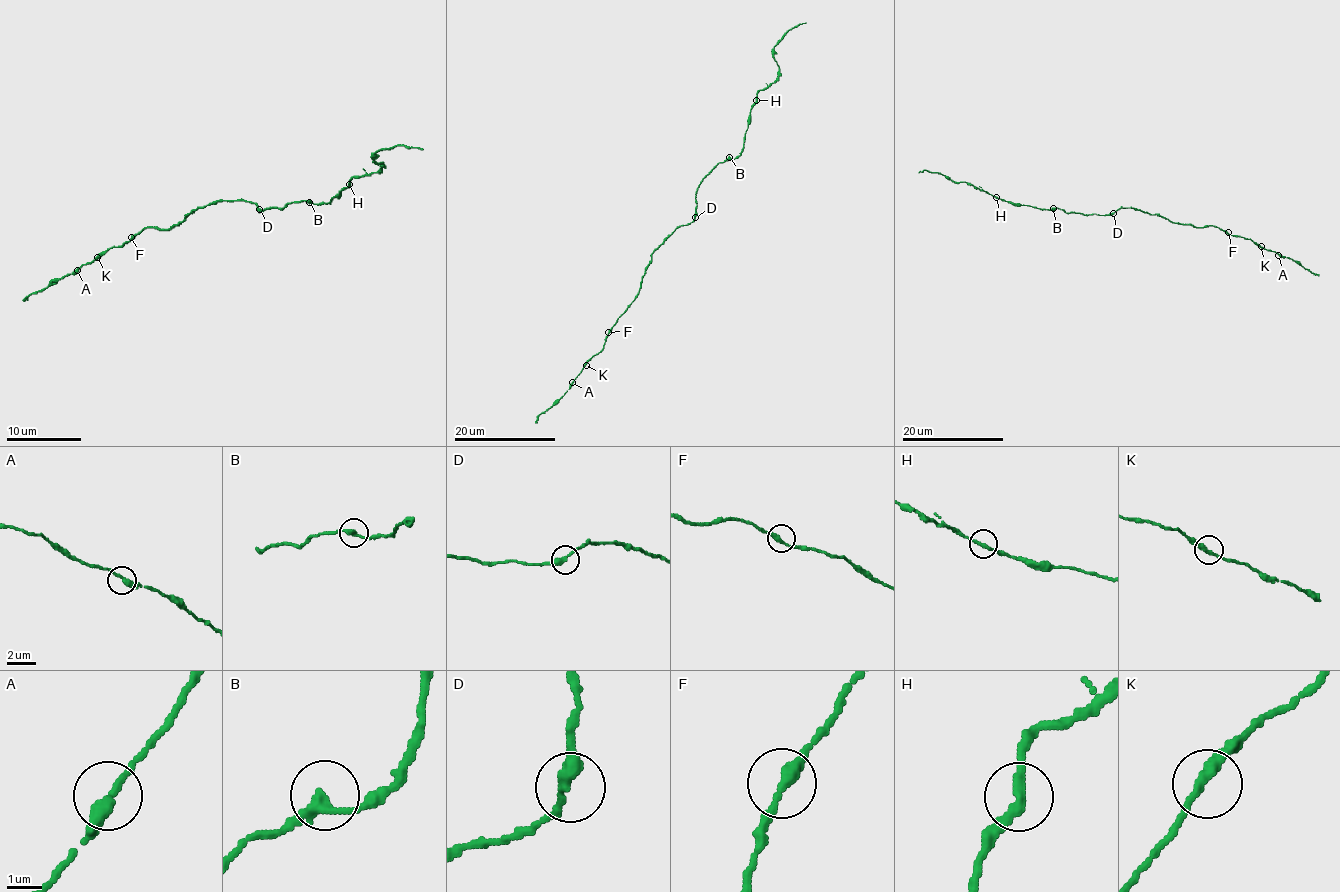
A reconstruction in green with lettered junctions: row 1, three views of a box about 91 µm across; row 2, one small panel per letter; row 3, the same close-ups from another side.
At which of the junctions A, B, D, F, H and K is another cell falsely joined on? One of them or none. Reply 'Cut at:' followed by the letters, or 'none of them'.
Cut at: none of them

